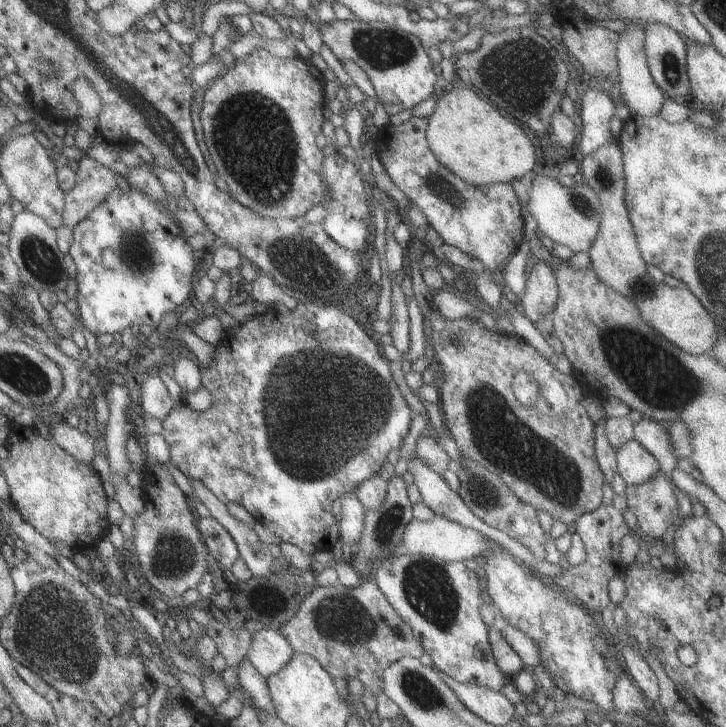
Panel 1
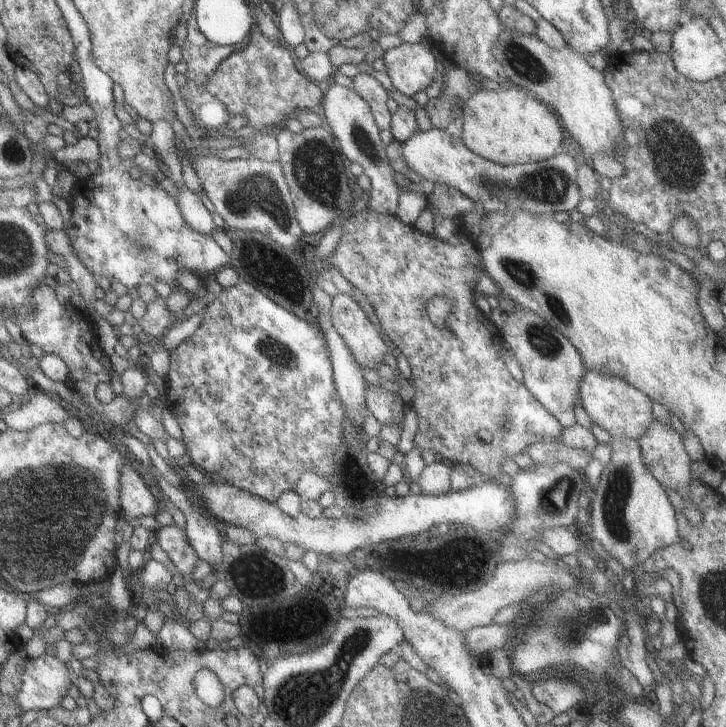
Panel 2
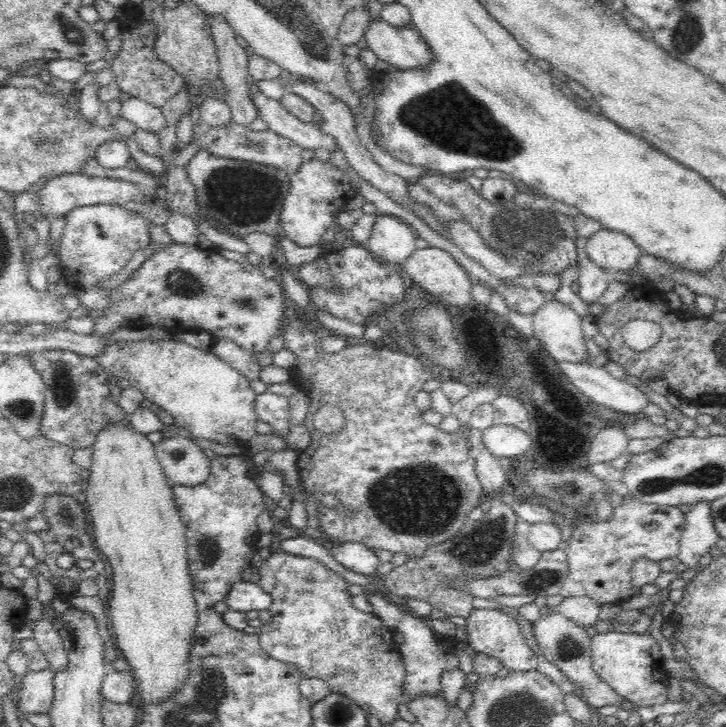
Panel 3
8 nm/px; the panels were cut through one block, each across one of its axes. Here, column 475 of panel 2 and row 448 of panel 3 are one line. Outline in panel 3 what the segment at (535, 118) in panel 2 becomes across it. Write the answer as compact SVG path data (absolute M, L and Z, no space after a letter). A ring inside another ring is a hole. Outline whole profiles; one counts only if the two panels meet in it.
M129 418L118 420L118 422L106 422L106 426L96 434L96 440L92 444L92 462L90 466L90 477L85 481L85 488L82 500L87 508L88 518L92 523L92 534L95 539L95 546L105 557L107 564L113 569L114 591L112 599L108 601L110 606L110 620L112 630L116 634L116 645L122 656L126 656L127 664L130 664L130 673L135 678L136 684L142 690L142 698L146 701L157 701L170 696L178 686L184 684L187 673L187 652L191 645L191 634L197 621L197 608L192 594L192 581L189 573L187 559L187 535L184 523L181 521L175 503L173 487L170 486L163 472L161 463L156 455L155 445L150 442L148 436L131 426Z

